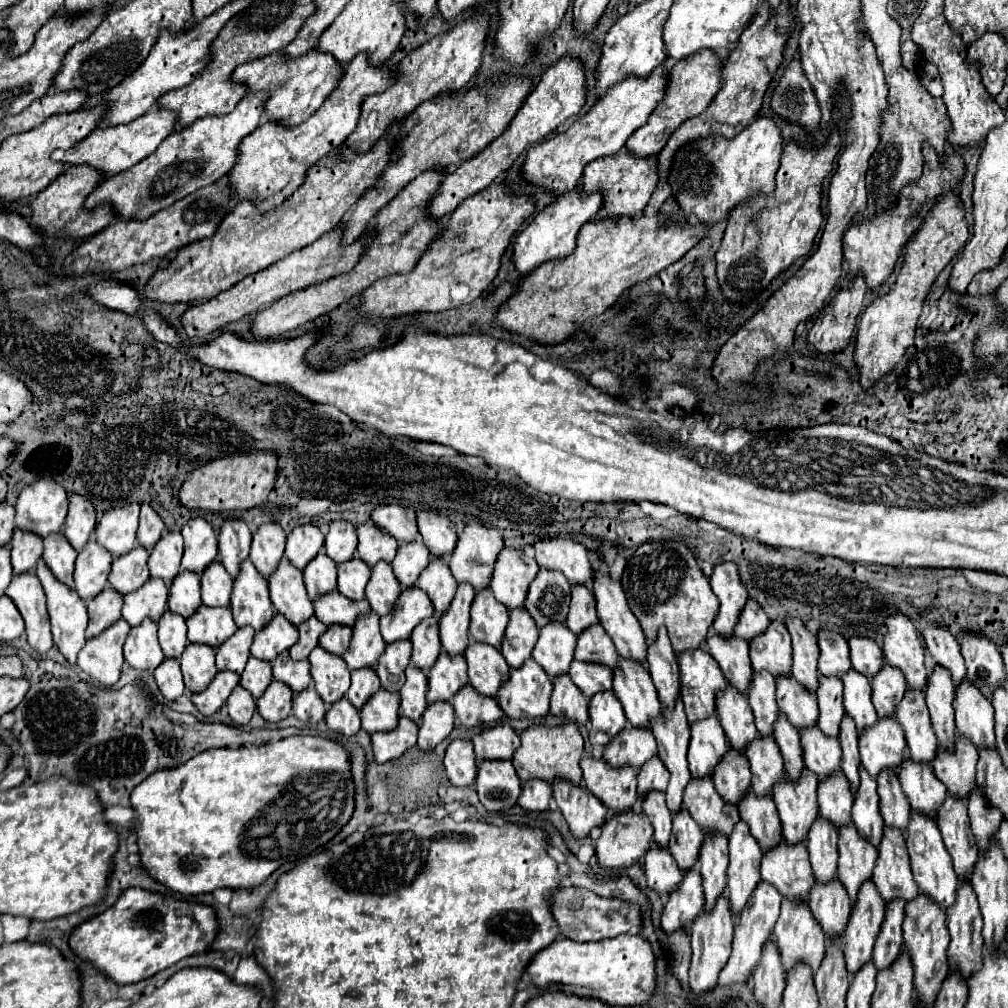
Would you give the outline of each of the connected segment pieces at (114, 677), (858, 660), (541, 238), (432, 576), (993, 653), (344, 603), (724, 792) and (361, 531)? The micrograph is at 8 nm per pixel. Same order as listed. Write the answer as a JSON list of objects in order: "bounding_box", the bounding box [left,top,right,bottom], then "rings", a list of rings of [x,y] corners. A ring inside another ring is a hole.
[{"bounding_box":[78,620,128,686],"rings":[[[118,620],[114,626],[104,630],[102,636],[88,640],[84,644],[84,650],[80,650],[78,654],[78,666],[86,674],[96,678],[102,686],[114,686],[120,678],[120,670],[124,664],[122,646],[128,638],[128,632],[128,622]]]},{"bounding_box":[850,638,884,678],"rings":[[[850,638],[850,658],[852,658],[852,668],[860,674],[866,674],[868,678],[872,678],[874,674],[878,674],[884,666],[884,654],[880,650],[880,646],[870,640],[870,638]]]},{"bounding_box":[512,188,600,276],"rings":[[[576,188],[570,194],[564,194],[564,198],[556,198],[552,204],[548,204],[542,212],[536,214],[536,218],[516,236],[514,252],[512,252],[512,264],[520,276],[526,276],[540,264],[548,260],[562,260],[566,258],[574,246],[576,246],[576,234],[578,230],[590,222],[596,216],[596,210],[600,208],[600,194],[592,194],[588,198],[580,198],[576,194]]]},{"bounding_box":[416,558,458,618],"rings":[[[432,558],[432,562],[428,564],[428,570],[420,574],[416,586],[428,594],[434,606],[434,614],[438,618],[450,608],[450,602],[454,600],[454,594],[458,588],[444,558]]]},{"bounding_box":[960,634,1006,700],"rings":[[[964,634],[960,646],[968,670],[966,678],[990,700],[994,690],[1000,688],[1006,680],[1002,654],[994,642],[988,642],[988,638],[972,634]]]},{"bounding_box":[314,590,370,628],"rings":[[[334,590],[332,594],[324,594],[322,600],[314,602],[314,612],[316,618],[326,626],[338,624],[338,626],[354,628],[358,618],[370,614],[370,604],[368,600],[360,600],[360,602],[348,600],[338,590]]]},{"bounding_box":[712,750,752,806],"rings":[[[728,750],[728,758],[716,766],[716,776],[712,778],[716,792],[722,800],[726,800],[732,806],[738,806],[738,802],[750,792],[752,786],[752,772],[746,758],[736,758],[732,750]]]},{"bounding_box":[358,520,398,568],"rings":[[[372,520],[358,526],[358,558],[366,562],[370,568],[376,566],[376,562],[392,562],[398,550],[398,542],[384,534]]]}]

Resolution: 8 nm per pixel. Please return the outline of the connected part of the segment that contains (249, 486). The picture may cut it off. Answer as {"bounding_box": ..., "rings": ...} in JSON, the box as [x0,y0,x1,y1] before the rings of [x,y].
{"bounding_box":[180,452,276,514],"rings":[[[254,452],[254,454],[234,454],[228,458],[212,460],[196,468],[184,480],[180,488],[180,504],[188,510],[208,510],[212,514],[224,514],[230,510],[250,510],[262,506],[276,482],[276,456]]]}

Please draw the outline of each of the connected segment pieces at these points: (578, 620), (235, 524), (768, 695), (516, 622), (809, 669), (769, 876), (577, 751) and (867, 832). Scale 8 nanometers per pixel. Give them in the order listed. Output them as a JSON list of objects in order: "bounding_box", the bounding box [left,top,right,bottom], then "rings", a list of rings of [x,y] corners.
[{"bounding_box":[566,586,598,636],"rings":[[[572,586],[572,602],[566,626],[570,628],[572,634],[580,636],[592,624],[598,624],[596,600],[592,590],[588,586]]]},{"bounding_box":[218,520,252,578],"rings":[[[226,520],[218,536],[218,556],[232,578],[240,574],[242,562],[250,554],[252,534],[242,520]]]},{"bounding_box":[748,672,778,738],"rings":[[[754,672],[754,684],[752,694],[748,694],[756,728],[762,738],[768,738],[774,734],[774,722],[778,720],[778,706],[776,706],[776,678],[772,674],[756,674]]]},{"bounding_box":[502,610,538,670],"rings":[[[526,610],[510,612],[508,630],[502,642],[502,656],[506,658],[512,670],[520,668],[532,654],[532,648],[538,642],[538,628],[532,622],[532,616]]]},{"bounding_box":[786,618,818,692],"rings":[[[788,618],[786,628],[792,636],[792,648],[794,648],[794,664],[792,664],[792,676],[804,686],[808,692],[816,692],[818,688],[818,644],[816,636],[804,628],[802,622],[796,622],[796,618]]]},{"bounding_box":[762,842,814,902],"rings":[[[780,842],[762,858],[762,880],[772,884],[784,898],[806,902],[814,888],[808,850],[804,844],[786,846]]]},{"bounding_box":[512,722,584,786],"rings":[[[568,722],[562,726],[532,726],[522,732],[522,744],[516,750],[516,756],[512,758],[512,764],[518,772],[518,778],[522,782],[528,780],[544,780],[544,782],[554,782],[556,778],[564,778],[574,786],[582,784],[582,770],[580,770],[580,758],[584,756],[584,740],[582,734],[578,732],[578,726]]]},{"bounding_box":[852,768,884,848],"rings":[[[860,768],[860,788],[854,796],[852,822],[864,840],[868,840],[874,848],[880,846],[884,822],[882,822],[880,810],[878,810],[876,780],[868,778],[868,774],[864,774],[864,768]]]}]

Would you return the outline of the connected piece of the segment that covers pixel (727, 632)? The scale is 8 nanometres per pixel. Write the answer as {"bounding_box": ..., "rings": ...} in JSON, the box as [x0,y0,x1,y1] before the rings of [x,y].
{"bounding_box":[710,562,748,638],"rings":[[[724,562],[714,566],[714,572],[710,576],[710,586],[720,600],[720,612],[712,624],[712,632],[718,634],[720,638],[730,638],[742,614],[744,602],[748,600],[748,594],[740,584],[736,564]]]}

